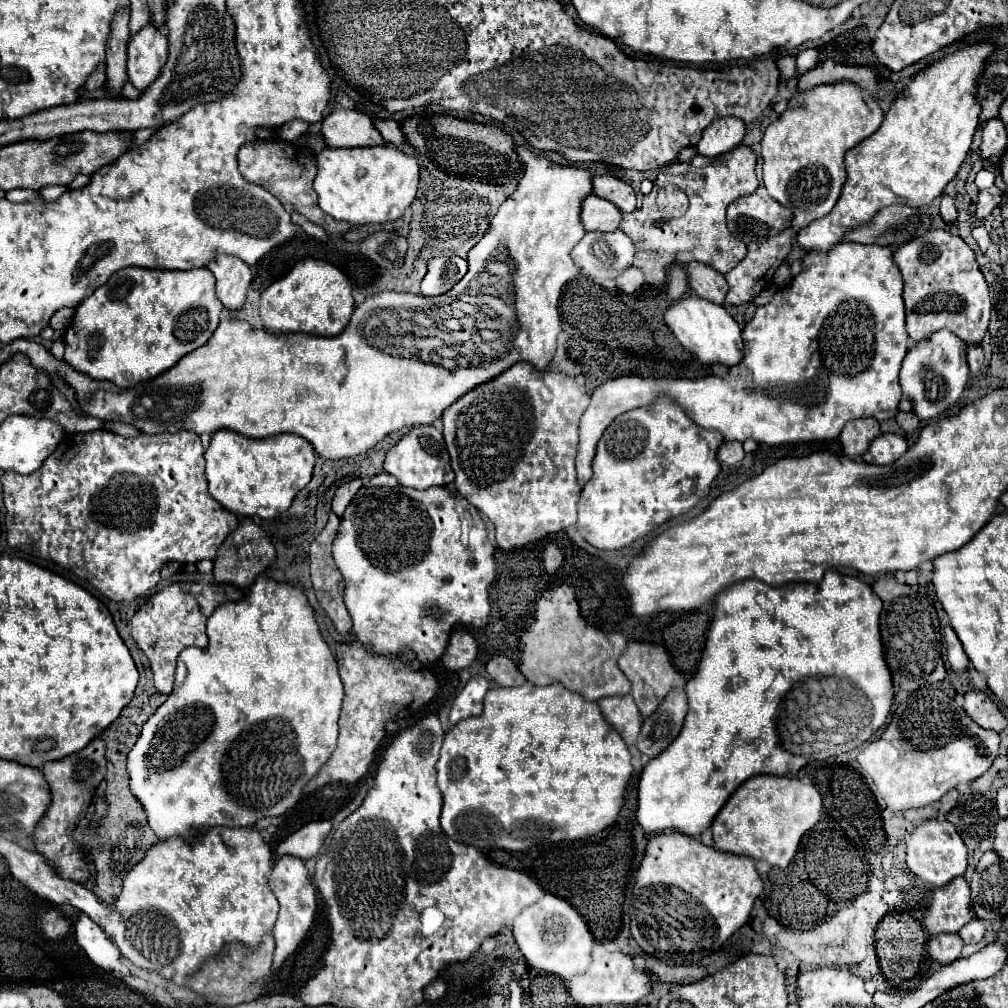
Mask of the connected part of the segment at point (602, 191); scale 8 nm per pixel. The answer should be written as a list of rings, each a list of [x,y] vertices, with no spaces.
[[[601,175],[593,179],[593,195],[611,201],[619,211],[629,213],[635,209],[635,193],[633,187],[621,179],[615,179],[611,175]]]

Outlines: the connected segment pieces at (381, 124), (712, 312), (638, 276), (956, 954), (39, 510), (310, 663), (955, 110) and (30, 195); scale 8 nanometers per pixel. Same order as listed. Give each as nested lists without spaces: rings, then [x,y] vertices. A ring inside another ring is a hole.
[[[373,117],[373,123],[377,127],[377,131],[387,139],[391,141],[393,145],[403,145],[405,143],[405,137],[397,125],[395,119],[381,119],[381,117]]]
[[[685,297],[677,303],[673,303],[663,313],[665,325],[671,329],[671,333],[679,339],[679,343],[695,353],[701,363],[723,363],[723,365],[737,365],[743,357],[743,339],[741,329],[737,321],[721,307],[701,297]]]
[[[629,267],[625,273],[621,273],[617,279],[615,279],[617,287],[625,293],[635,293],[639,291],[643,285],[645,285],[645,279],[643,279],[643,273],[637,269],[637,267]]]
[[[951,933],[931,937],[931,941],[927,943],[929,955],[941,965],[949,965],[955,959],[959,959],[961,957],[961,949],[963,949],[961,937],[959,935],[951,935]]]
[[[97,429],[91,433],[69,433],[59,443],[55,453],[31,475],[21,475],[15,471],[5,471],[1,477],[3,483],[3,497],[5,497],[5,527],[7,527],[7,543],[11,547],[19,547],[25,553],[31,553],[41,559],[49,559],[63,569],[73,571],[77,577],[87,579],[97,591],[101,591],[111,601],[123,603],[133,601],[135,597],[145,595],[151,591],[159,581],[159,571],[163,563],[167,561],[179,561],[179,563],[197,563],[201,559],[213,559],[219,545],[225,541],[225,537],[239,525],[239,519],[221,507],[207,491],[207,477],[205,477],[205,459],[203,459],[203,445],[197,433],[191,431],[177,431],[177,433],[157,433],[157,435],[139,435],[139,437],[121,437],[117,433],[111,433],[107,429]]]
[[[259,575],[255,583],[249,587],[249,593],[239,601],[227,601],[219,605],[213,615],[207,621],[207,633],[209,633],[209,647],[197,649],[187,647],[181,651],[177,659],[177,675],[175,675],[175,687],[167,701],[151,715],[149,723],[143,725],[141,735],[131,749],[127,757],[127,771],[131,775],[131,791],[141,801],[141,805],[147,811],[149,825],[157,833],[159,839],[169,839],[175,835],[185,837],[187,841],[193,841],[195,835],[201,833],[203,827],[253,827],[263,817],[277,817],[291,809],[301,799],[301,789],[317,775],[321,765],[331,757],[337,735],[339,735],[339,713],[341,713],[341,701],[343,701],[343,683],[337,673],[337,661],[321,637],[319,625],[315,621],[313,607],[309,605],[303,587],[295,581],[275,581],[267,575]]]
[[[991,41],[969,43],[967,47],[927,65],[909,81],[909,85],[897,95],[897,99],[889,107],[881,127],[871,137],[867,137],[861,145],[847,151],[845,165],[849,177],[837,205],[829,215],[809,223],[809,227],[801,229],[797,235],[797,241],[805,251],[829,251],[835,243],[843,239],[847,229],[853,229],[853,225],[869,223],[873,215],[885,205],[901,203],[909,207],[921,207],[931,203],[935,197],[943,193],[945,185],[957,175],[965,155],[969,153],[981,113],[981,105],[977,101],[977,87],[981,75],[985,73],[987,61],[995,53],[995,49],[997,47]]]
[[[13,189],[5,197],[9,201],[13,201],[13,203],[23,203],[23,201],[35,201],[35,199],[39,199],[39,193],[33,191],[33,189]]]

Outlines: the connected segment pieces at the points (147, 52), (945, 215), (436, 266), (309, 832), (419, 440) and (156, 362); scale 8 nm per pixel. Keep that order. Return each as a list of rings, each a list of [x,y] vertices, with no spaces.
[[[145,25],[127,43],[127,75],[139,89],[147,89],[167,61],[167,35],[153,25]]]
[[[943,195],[943,201],[941,201],[941,219],[945,223],[955,223],[957,221],[957,209],[955,209],[955,203],[951,201],[951,197]]]
[[[431,257],[429,259],[429,271],[421,281],[421,295],[433,297],[449,291],[455,283],[463,279],[467,273],[467,261],[463,257]]]
[[[311,821],[303,825],[299,831],[295,831],[293,835],[289,835],[277,847],[277,855],[295,855],[307,861],[317,855],[329,831],[331,831],[331,821]]]
[[[437,425],[413,427],[397,445],[393,445],[385,457],[385,471],[395,475],[401,485],[413,489],[429,489],[429,487],[445,487],[455,479],[455,473],[449,463],[449,455],[445,449],[443,435]]]
[[[127,267],[113,273],[103,287],[75,309],[73,323],[63,335],[65,361],[93,379],[105,379],[129,389],[165,373],[183,355],[205,345],[219,325],[221,311],[223,303],[215,295],[215,279],[207,267],[187,271]]]

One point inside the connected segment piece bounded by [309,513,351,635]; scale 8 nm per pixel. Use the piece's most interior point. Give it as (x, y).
(327, 580)

